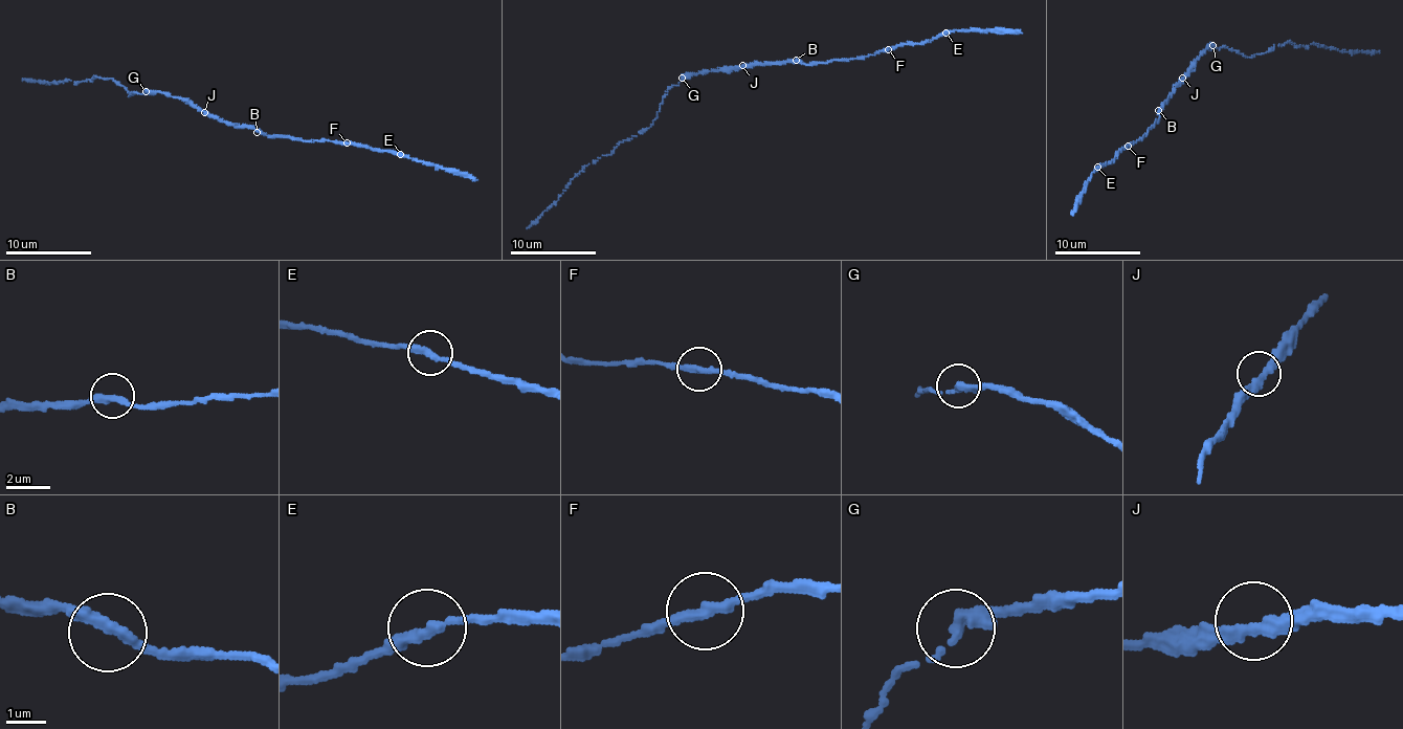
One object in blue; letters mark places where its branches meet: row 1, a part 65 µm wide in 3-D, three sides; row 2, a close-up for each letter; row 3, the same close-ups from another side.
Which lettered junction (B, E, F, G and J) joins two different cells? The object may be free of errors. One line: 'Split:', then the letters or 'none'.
Split: G

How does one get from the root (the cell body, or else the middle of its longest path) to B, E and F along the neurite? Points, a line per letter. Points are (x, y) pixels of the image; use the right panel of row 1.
B: (1183, 81), (1158, 110)
E: (1183, 81), (1164, 105), (1157, 123), (1147, 136), (1131, 144), (1111, 163), (1097, 167)
F: (1183, 81), (1164, 105), (1157, 123), (1147, 136), (1128, 146)

